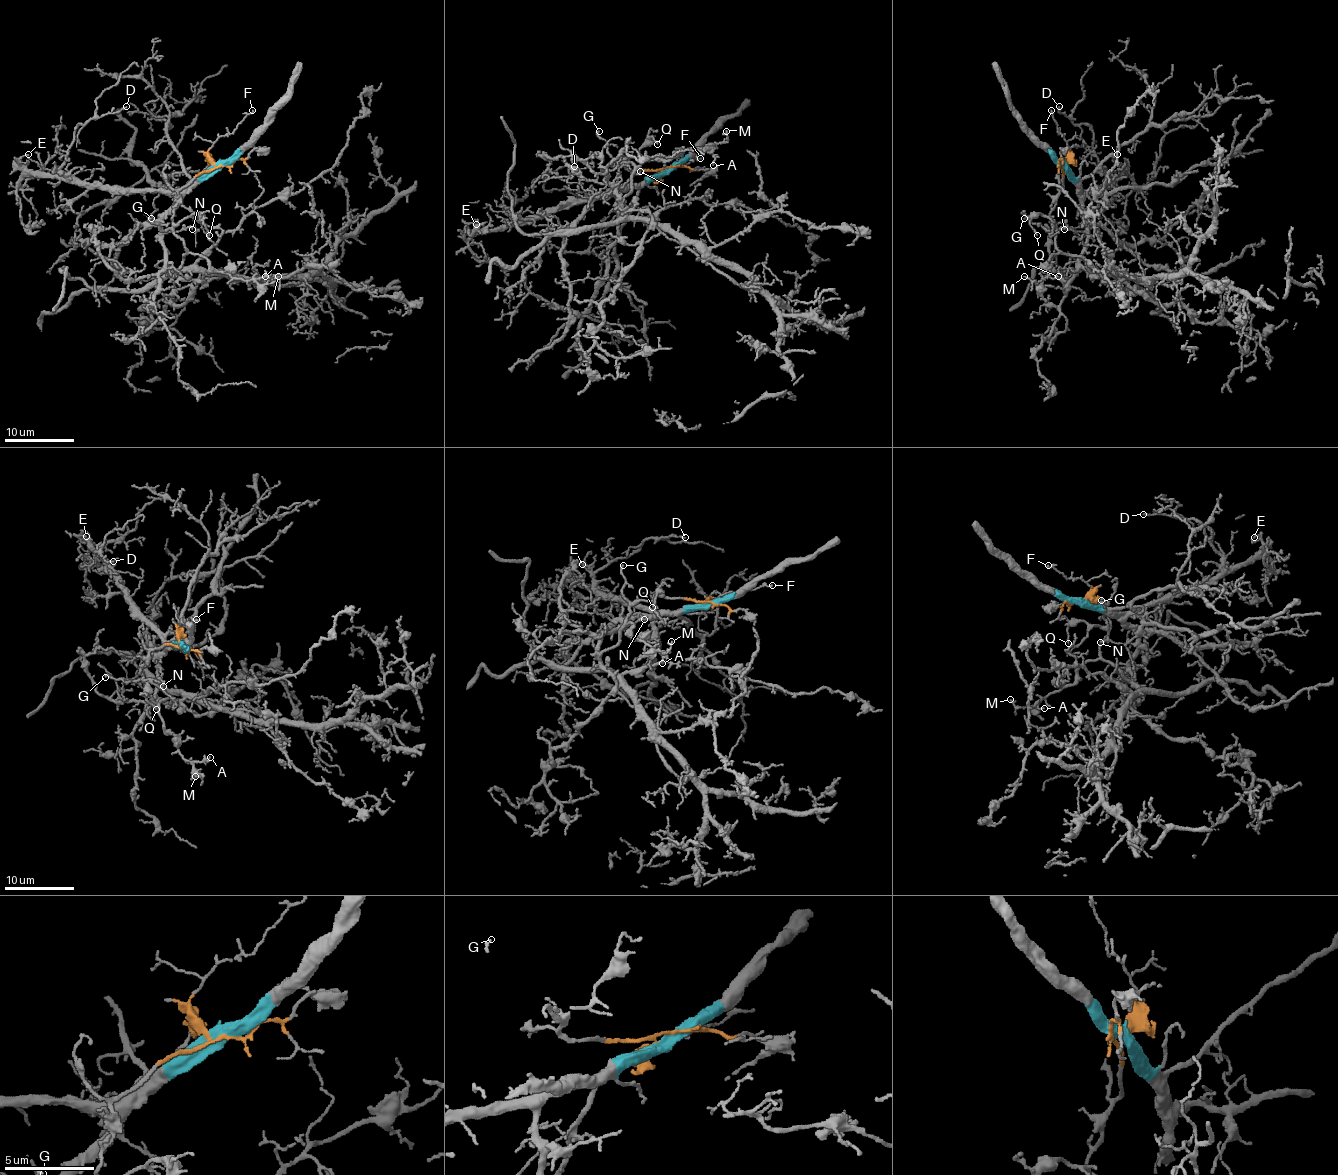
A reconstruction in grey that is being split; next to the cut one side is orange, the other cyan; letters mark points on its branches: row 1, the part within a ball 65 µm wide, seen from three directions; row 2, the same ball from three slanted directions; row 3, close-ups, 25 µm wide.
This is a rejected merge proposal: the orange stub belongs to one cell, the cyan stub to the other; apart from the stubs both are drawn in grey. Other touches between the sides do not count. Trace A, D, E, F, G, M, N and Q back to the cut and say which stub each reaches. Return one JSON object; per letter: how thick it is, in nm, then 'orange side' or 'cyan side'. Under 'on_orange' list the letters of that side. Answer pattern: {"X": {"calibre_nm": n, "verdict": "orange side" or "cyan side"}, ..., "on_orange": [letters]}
{"A": {"calibre_nm": 120, "verdict": "orange side"}, "D": {"calibre_nm": 110, "verdict": "cyan side"}, "E": {"calibre_nm": 110, "verdict": "cyan side"}, "F": {"calibre_nm": 120, "verdict": "orange side"}, "G": {"calibre_nm": 150, "verdict": "orange side"}, "M": {"calibre_nm": 120, "verdict": "orange side"}, "N": {"calibre_nm": 140, "verdict": "cyan side"}, "Q": {"calibre_nm": 100, "verdict": "orange side"}, "on_orange": ["A", "F", "G", "M", "Q"]}

